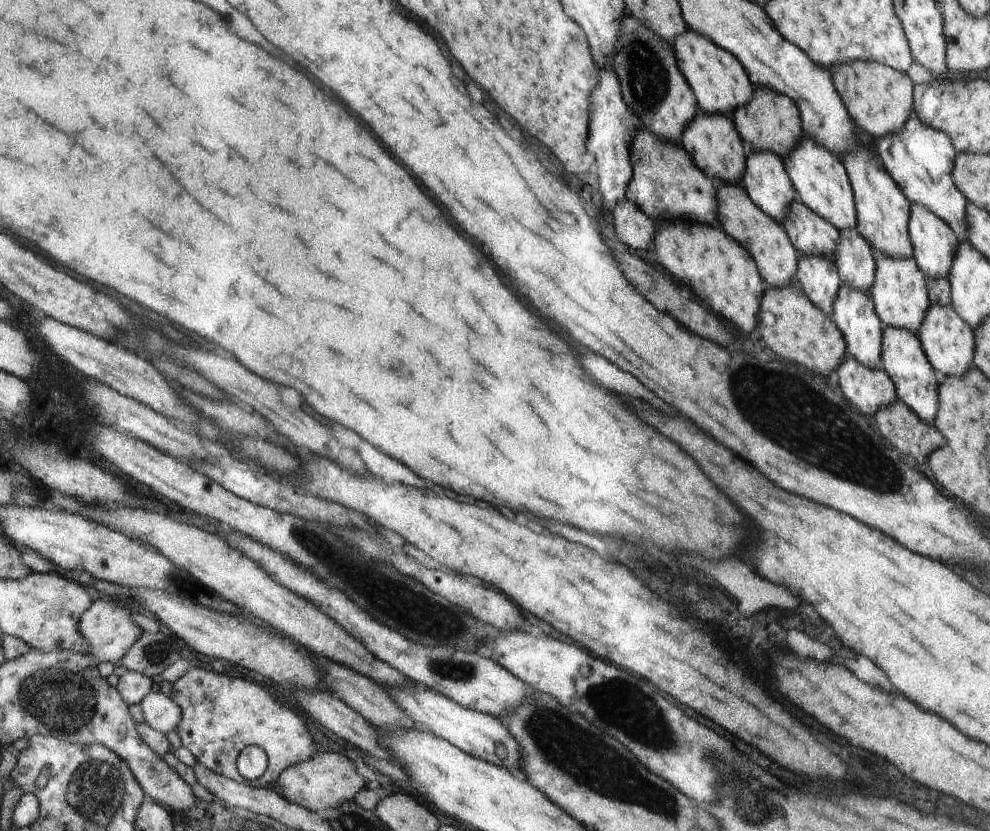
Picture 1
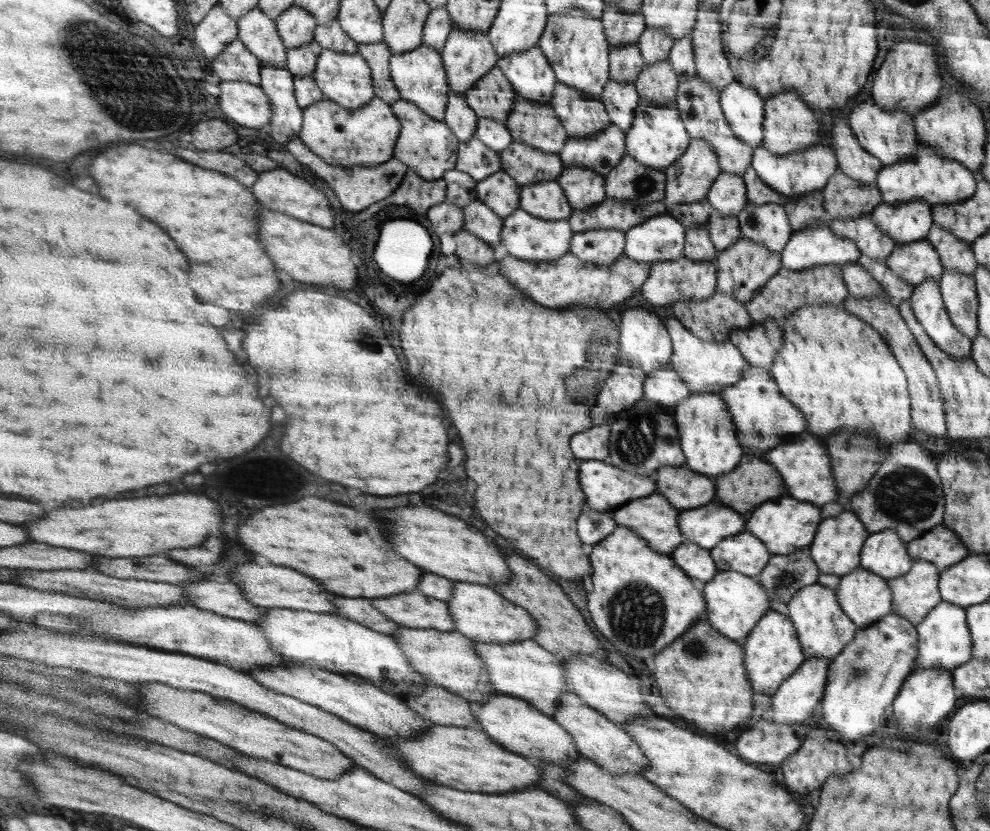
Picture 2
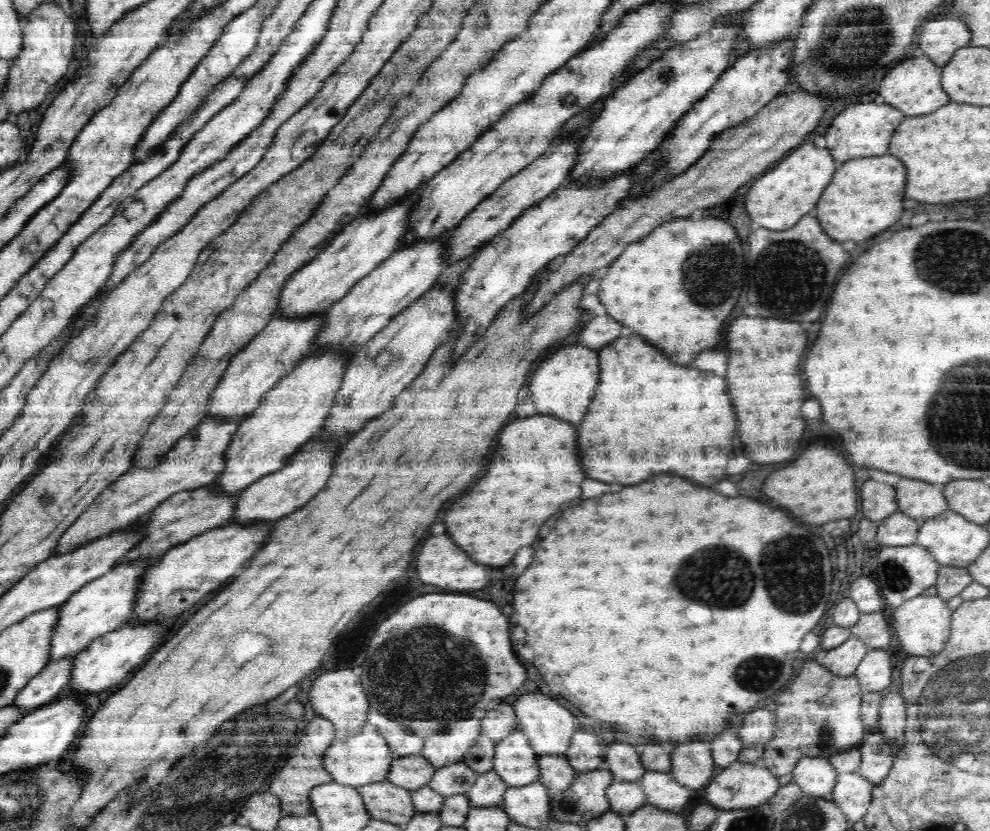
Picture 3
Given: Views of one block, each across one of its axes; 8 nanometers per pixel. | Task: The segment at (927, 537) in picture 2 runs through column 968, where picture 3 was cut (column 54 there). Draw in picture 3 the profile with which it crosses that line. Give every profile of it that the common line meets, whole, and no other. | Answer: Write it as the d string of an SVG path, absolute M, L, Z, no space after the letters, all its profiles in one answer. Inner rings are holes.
M203 420L161 456L154 467L132 467L118 477L61 535L53 556L62 556L112 533L126 530L176 493L208 486L224 467L225 451L240 421Z

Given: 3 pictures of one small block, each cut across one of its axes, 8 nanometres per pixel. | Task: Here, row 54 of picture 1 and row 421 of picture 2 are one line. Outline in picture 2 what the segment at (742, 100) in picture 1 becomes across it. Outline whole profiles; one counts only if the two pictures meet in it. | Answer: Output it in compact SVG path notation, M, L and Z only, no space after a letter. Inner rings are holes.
M692 393L688 400L676 406L672 415L686 466L710 478L730 473L737 468L742 458L741 443L738 442L737 429L721 394Z

